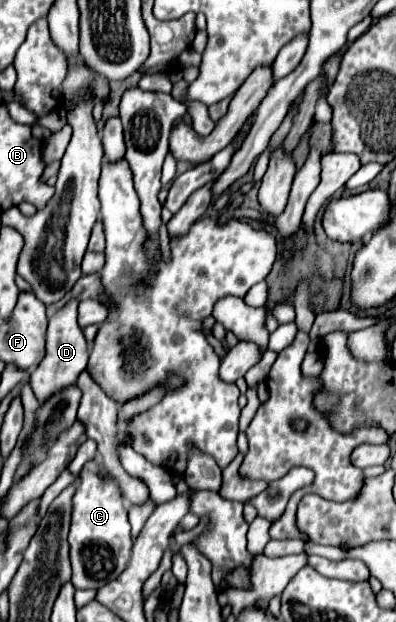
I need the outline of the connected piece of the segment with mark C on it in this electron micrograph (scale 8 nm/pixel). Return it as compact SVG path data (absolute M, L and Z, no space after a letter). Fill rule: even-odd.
M90 460L78 474L78 488L74 492L72 516L70 516L70 562L74 588L102 588L122 574L130 560L130 524L128 510L124 508L120 488L114 480L100 476L100 464Z

